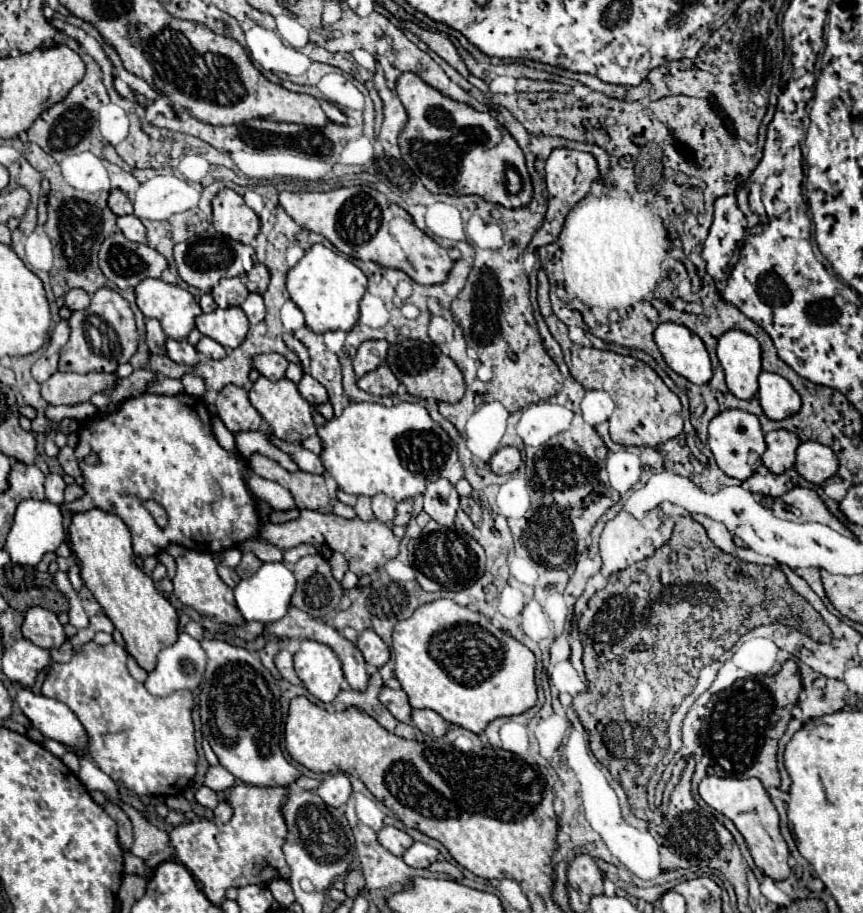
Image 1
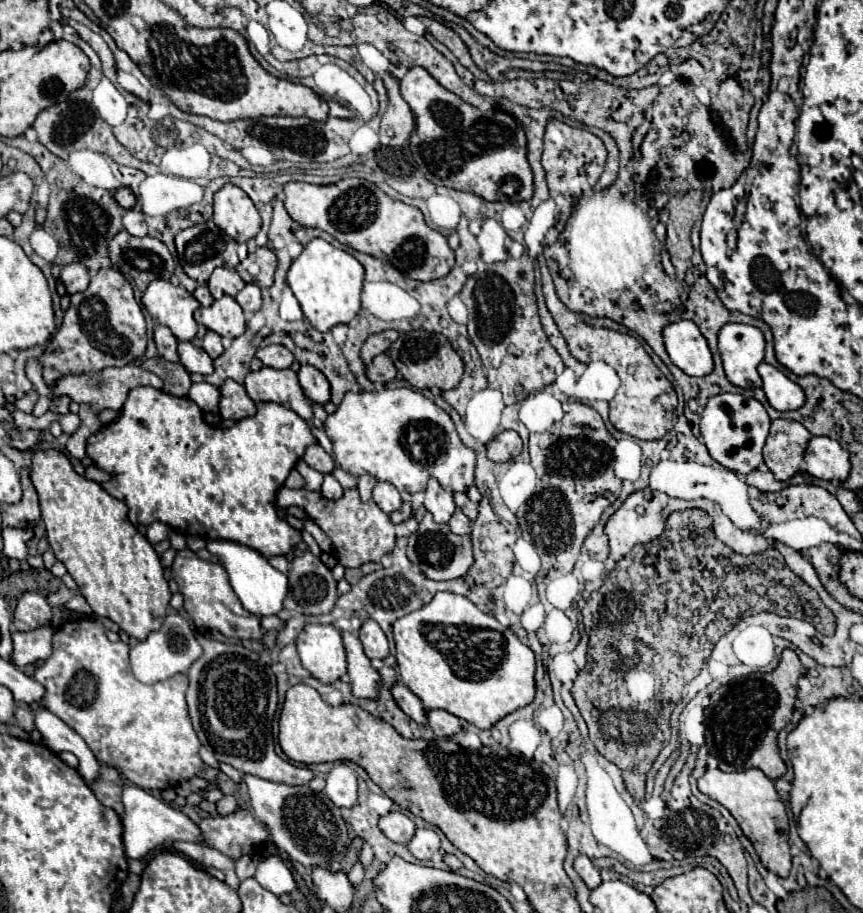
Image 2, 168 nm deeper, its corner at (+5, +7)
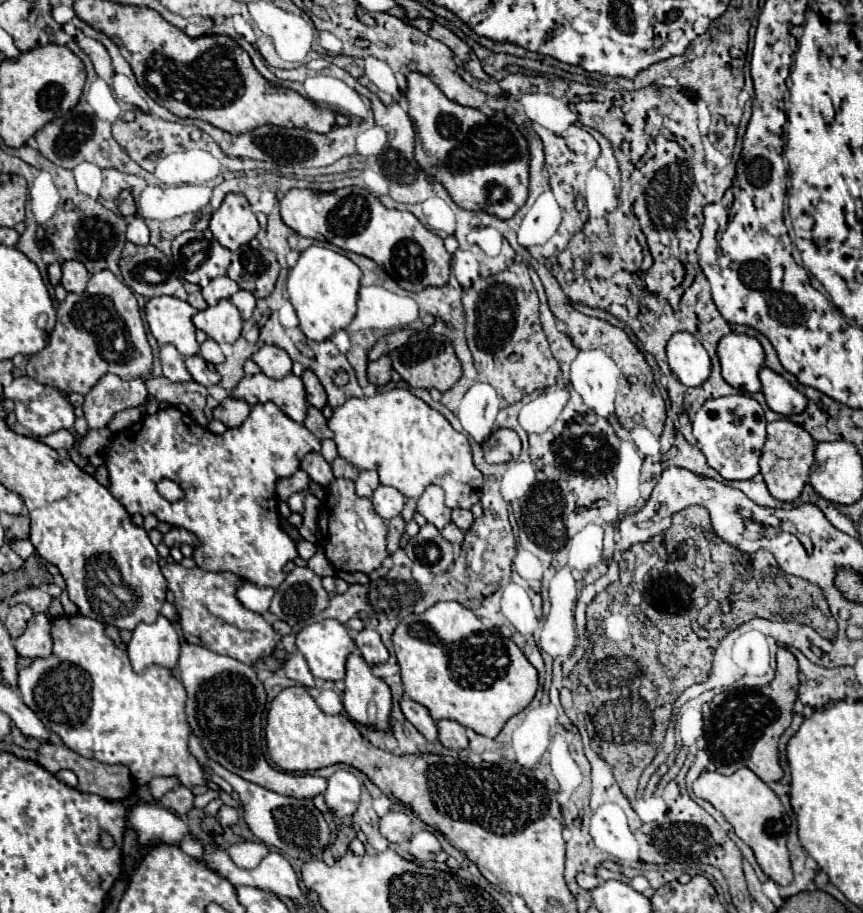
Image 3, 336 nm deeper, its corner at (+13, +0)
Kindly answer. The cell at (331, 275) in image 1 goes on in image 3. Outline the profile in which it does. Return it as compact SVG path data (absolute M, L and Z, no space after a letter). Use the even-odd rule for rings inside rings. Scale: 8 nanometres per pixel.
M309 247L299 255L297 265L289 271L287 293L297 311L303 333L313 341L325 341L335 331L345 329L355 317L361 269L343 253L325 247Z

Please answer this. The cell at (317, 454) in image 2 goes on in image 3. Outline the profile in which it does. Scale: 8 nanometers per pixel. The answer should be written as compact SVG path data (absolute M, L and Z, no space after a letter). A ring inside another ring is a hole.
M307 453L301 461L301 469L321 487L327 487L333 479L333 471L331 465L323 459L321 453Z

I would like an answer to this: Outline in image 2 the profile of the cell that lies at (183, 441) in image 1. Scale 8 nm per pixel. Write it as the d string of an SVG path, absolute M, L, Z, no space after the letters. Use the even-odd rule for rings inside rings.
M141 386L129 392L119 416L111 424L101 426L101 430L89 436L87 456L97 468L115 474L115 482L101 482L101 486L113 498L127 504L133 526L149 526L159 520L185 536L231 540L263 556L285 556L301 542L301 534L285 520L279 520L275 494L305 448L315 442L309 424L293 410L275 402L261 402L255 416L239 420L231 428L215 428L205 422L203 412L191 398L179 398L157 388Z

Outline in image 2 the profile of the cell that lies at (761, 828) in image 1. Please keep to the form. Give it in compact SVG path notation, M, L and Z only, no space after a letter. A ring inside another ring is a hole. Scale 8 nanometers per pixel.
M751 768L743 772L723 772L723 770L707 770L697 780L699 790L709 796L711 800L717 800L723 804L733 818L737 820L743 834L751 840L757 856L761 858L763 866L777 876L785 878L791 870L791 852L789 852L789 820L785 814L785 804L779 798L773 780L769 780L761 770Z

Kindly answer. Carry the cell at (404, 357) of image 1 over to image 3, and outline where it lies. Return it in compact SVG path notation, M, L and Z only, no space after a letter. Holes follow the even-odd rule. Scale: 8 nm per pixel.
M419 331L413 335L403 347L395 349L391 353L393 369L411 385L411 387L423 387L423 389L439 389L441 393L451 389L459 377L461 377L461 363L453 351L451 341L445 335Z

